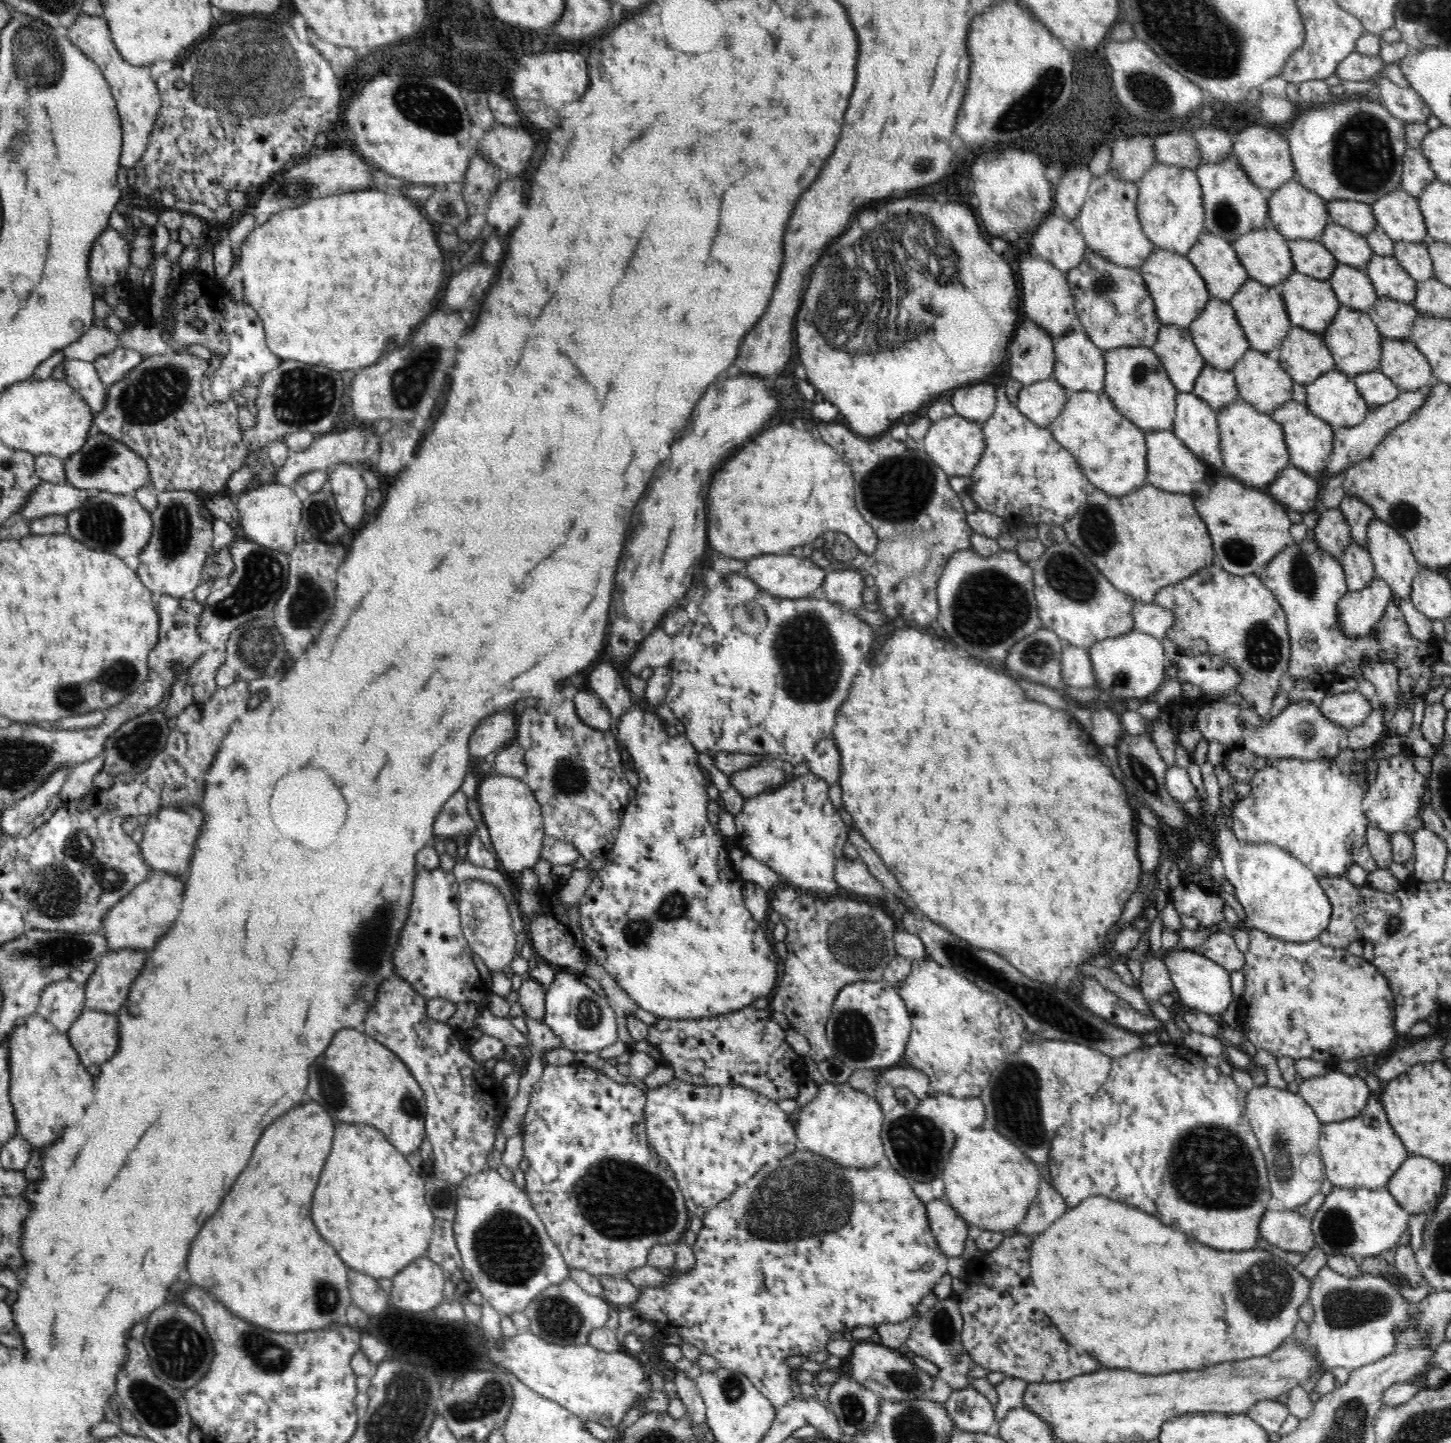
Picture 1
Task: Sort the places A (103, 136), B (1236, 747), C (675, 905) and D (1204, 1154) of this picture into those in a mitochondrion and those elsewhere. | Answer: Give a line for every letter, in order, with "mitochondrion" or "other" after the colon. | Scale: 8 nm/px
A: other
B: other
C: mitochondrion
D: mitochondrion

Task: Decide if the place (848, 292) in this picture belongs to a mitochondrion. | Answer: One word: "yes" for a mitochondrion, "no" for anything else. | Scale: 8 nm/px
yes

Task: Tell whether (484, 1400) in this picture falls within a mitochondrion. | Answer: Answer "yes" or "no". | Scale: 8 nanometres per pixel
yes

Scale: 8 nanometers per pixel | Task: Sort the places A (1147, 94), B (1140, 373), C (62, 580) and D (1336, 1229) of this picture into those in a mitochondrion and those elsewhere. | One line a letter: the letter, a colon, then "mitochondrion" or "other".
A: mitochondrion
B: mitochondrion
C: other
D: mitochondrion

